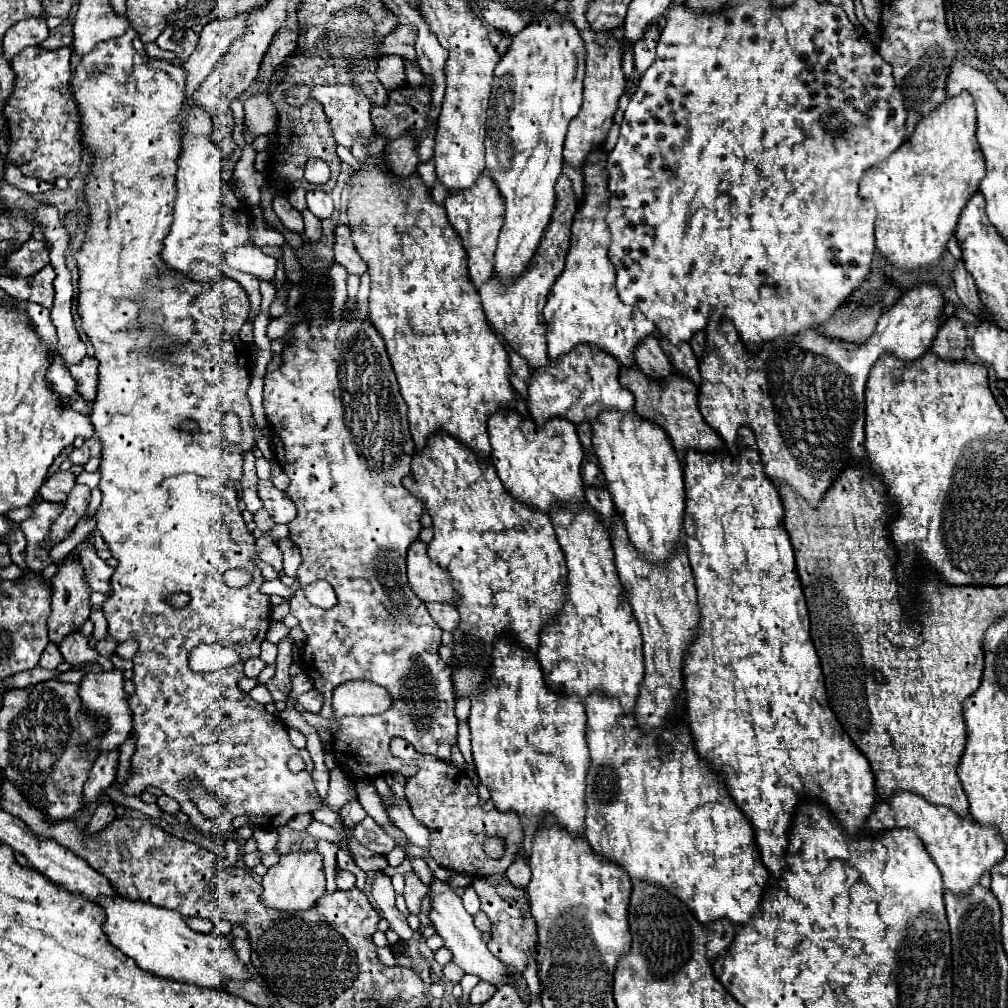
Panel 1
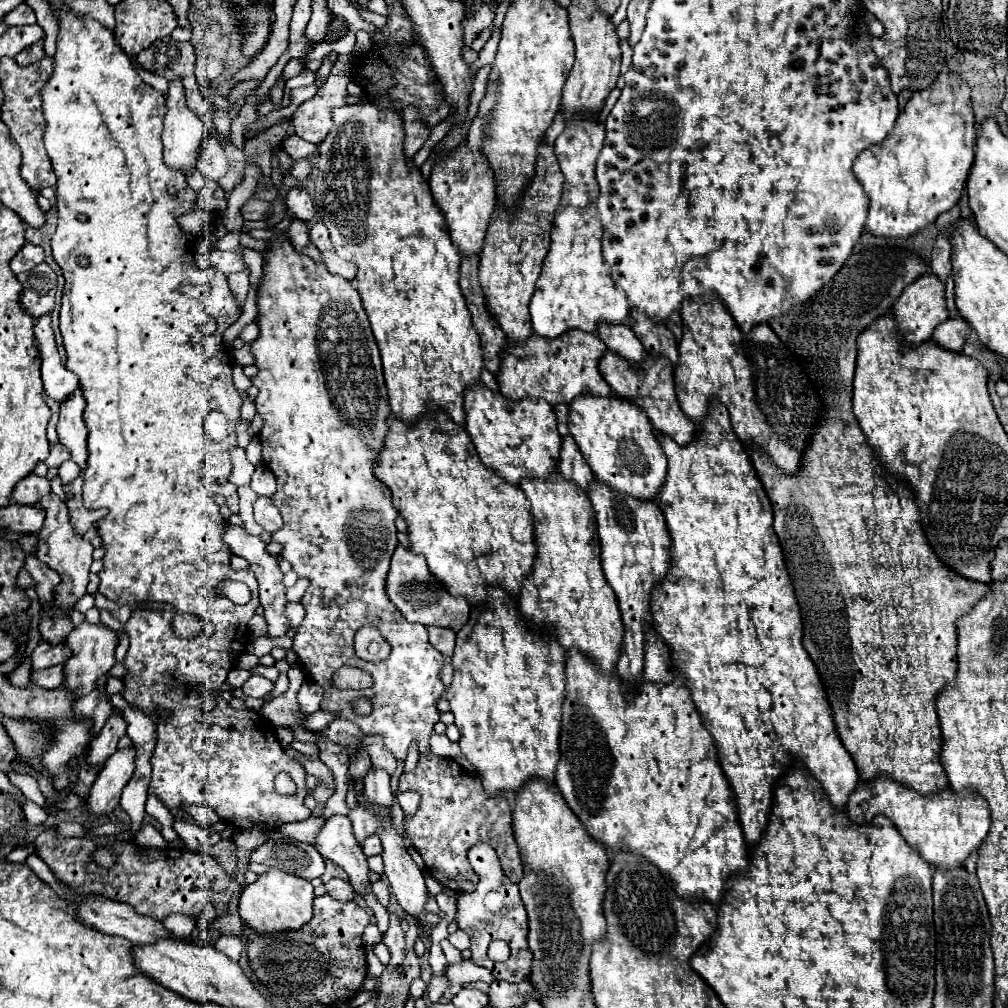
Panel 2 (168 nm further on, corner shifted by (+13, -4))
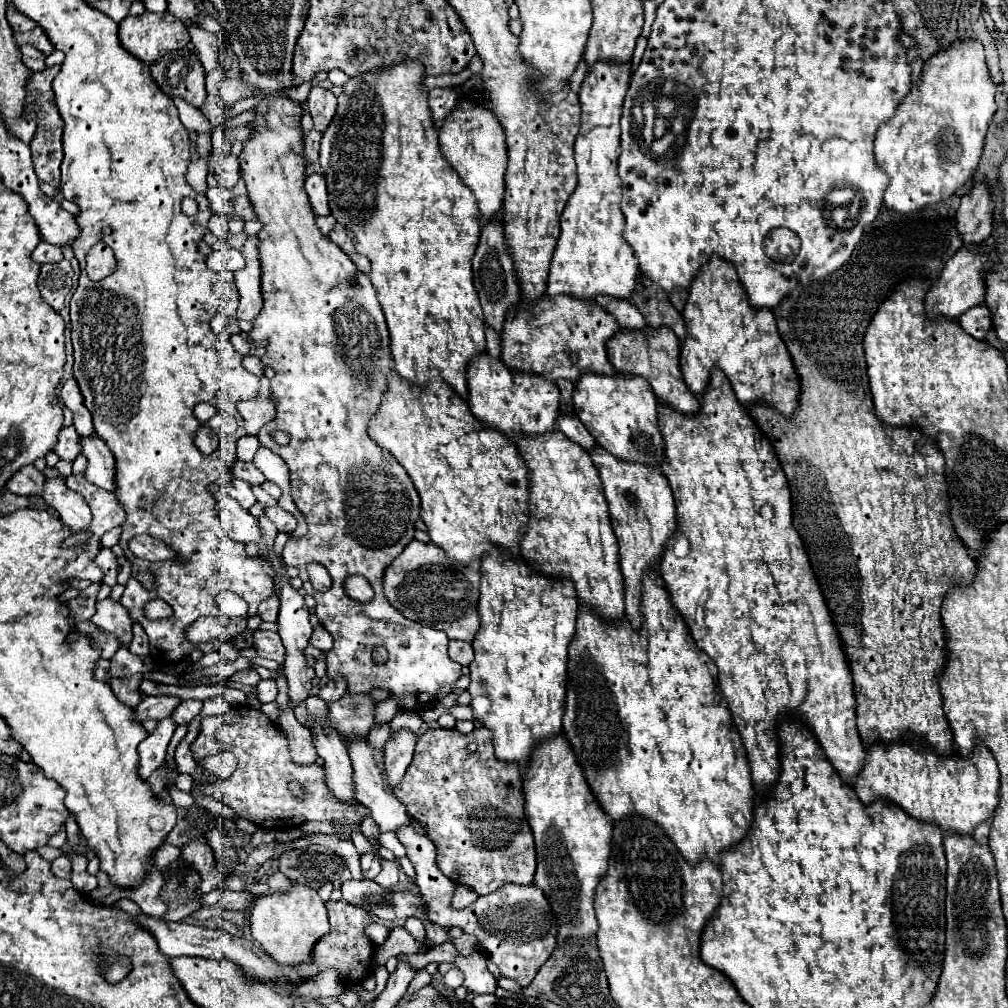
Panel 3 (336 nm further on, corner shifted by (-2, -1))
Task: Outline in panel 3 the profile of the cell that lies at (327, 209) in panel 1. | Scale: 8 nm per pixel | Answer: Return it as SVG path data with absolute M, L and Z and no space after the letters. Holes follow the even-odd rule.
M309 175L305 181L305 191L309 195L311 207L315 215L329 215L329 201L327 201L327 187L323 175Z

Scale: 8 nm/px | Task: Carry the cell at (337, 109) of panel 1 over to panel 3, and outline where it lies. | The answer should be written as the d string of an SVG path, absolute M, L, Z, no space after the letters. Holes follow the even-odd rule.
M313 87L309 97L307 97L307 105L309 105L309 113L311 113L313 121L315 121L315 131L323 133L329 127L329 123L333 121L333 117L335 117L337 97L329 89Z

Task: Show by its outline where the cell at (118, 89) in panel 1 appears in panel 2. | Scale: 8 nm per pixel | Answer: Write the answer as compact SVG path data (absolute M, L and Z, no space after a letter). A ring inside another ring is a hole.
M62 4L60 8L52 6L52 12L58 18L54 70L52 70L50 80L42 88L42 110L44 110L44 120L46 120L44 146L46 146L46 152L50 156L56 180L58 180L56 182L58 226L56 226L54 236L52 236L52 254L54 254L54 260L58 262L58 266L62 268L62 274L66 278L66 286L64 286L64 292L62 292L62 308L60 308L60 330L62 330L62 338L64 338L66 364L68 364L70 372L74 372L78 376L80 390L82 390L82 396L86 400L86 408L84 408L82 418L84 418L84 424L88 428L88 454L90 456L88 456L88 468L82 472L82 478L84 478L82 498L84 498L86 508L108 508L106 518L102 518L96 524L96 528L102 536L102 546L106 548L104 568L98 574L100 576L100 590L98 592L102 596L106 596L108 600L116 602L116 604L132 606L132 616L126 624L126 634L130 638L130 650L128 650L128 656L126 656L126 662L124 662L124 666L128 668L128 676L124 678L124 684L126 684L124 700L130 702L132 706L142 708L148 716L150 716L150 708L158 708L158 706L172 712L168 720L158 722L158 726L156 726L158 742L156 742L154 756L150 760L152 762L152 782L150 782L148 792L156 794L164 802L164 806L168 806L170 810L178 810L180 804L210 806L212 810L216 810L216 814L226 824L232 824L238 830L256 828L256 826L262 828L262 830L272 830L272 828L276 828L280 824L286 824L286 822L300 822L300 820L306 820L310 816L310 810L304 806L304 798L308 796L306 772L296 760L292 760L282 750L280 742L276 740L276 732L274 732L272 724L268 724L268 720L264 720L264 716L260 716L254 710L234 710L226 700L220 698L220 692L216 692L216 696L218 696L216 708L208 712L202 706L204 692L198 688L200 684L210 684L210 682L212 684L224 684L226 682L226 676L232 670L232 662L236 660L236 656L240 656L240 652L248 644L250 632L248 632L246 622L254 616L254 612L260 604L258 602L258 584L256 584L254 572L248 570L248 568L246 570L234 570L230 566L230 550L226 548L226 544L222 540L224 518L220 514L220 506L216 504L214 496L202 484L202 478L228 478L230 472L232 472L228 446L236 446L234 426L240 420L242 398L240 398L240 392L236 390L236 386L232 382L232 360L222 346L222 334L232 322L238 320L240 310L234 304L232 292L230 292L228 282L226 282L226 274L216 270L216 268L206 268L206 270L198 268L192 252L188 250L188 238L176 222L178 216L182 216L184 212L190 212L194 208L196 192L186 184L186 178L184 178L182 172L176 172L176 170L172 170L164 164L162 144L160 144L162 120L164 120L164 114L166 114L164 96L158 90L154 90L152 86L146 86L144 82L138 84L138 72L134 70L128 56L124 60L122 48L116 44L114 34L108 28L104 28L100 22L92 20L90 16L74 14L66 4ZM168 184L176 186L178 198L172 198L166 192ZM78 256L86 256L90 260L90 266L88 268L78 266L76 264ZM226 580L244 582L250 588L250 592L254 592L250 602L244 604L244 606L236 606L228 598L212 594L212 592L216 592L216 582L226 582ZM148 602L162 602L162 604L170 604L172 608L170 610L142 608ZM176 612L188 612L188 614L196 614L196 616L208 620L214 626L214 634L212 636L198 636L198 638L192 638L192 640L176 638L172 634L172 618L174 618ZM278 772L288 772L290 778L296 782L298 792L294 796L280 796L280 794L274 792L274 776Z

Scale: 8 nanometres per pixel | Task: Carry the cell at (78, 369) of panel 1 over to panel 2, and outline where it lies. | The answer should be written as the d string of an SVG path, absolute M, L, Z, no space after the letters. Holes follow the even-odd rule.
M80 388L60 406L60 420L58 420L58 440L62 446L70 450L70 458L80 466L80 470L86 468L88 448L86 448L86 426L82 420L84 412L84 398L80 396Z

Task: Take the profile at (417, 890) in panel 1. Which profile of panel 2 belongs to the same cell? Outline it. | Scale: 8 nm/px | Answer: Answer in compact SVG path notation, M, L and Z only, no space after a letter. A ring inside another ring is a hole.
M394 914L390 916L390 928L384 934L386 948L390 950L390 962L386 964L386 968L390 972L394 972L402 962L404 962L404 952L406 952L406 942L404 942L404 932L400 928L400 918L396 918Z

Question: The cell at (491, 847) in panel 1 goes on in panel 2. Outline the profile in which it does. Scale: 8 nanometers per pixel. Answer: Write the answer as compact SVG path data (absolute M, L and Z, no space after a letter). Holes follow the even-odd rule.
M476 844L470 850L468 858L470 858L474 872L480 876L480 882L474 892L460 894L460 904L458 904L458 912L456 912L458 928L470 936L470 942L472 942L470 950L472 950L474 964L488 968L496 980L522 982L530 974L532 952L528 948L528 916L526 916L526 908L520 900L518 886L504 876L502 868L500 868L500 860L490 844ZM496 938L508 942L508 946L510 946L510 958L502 964L496 964L496 962L488 960L488 956L486 956L488 944Z

